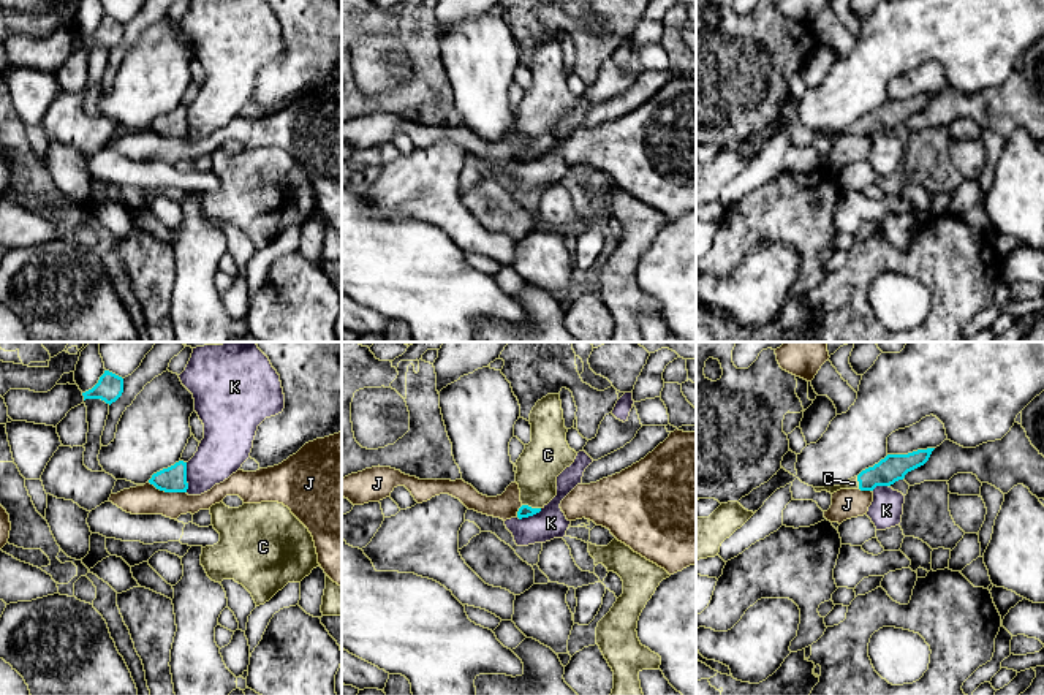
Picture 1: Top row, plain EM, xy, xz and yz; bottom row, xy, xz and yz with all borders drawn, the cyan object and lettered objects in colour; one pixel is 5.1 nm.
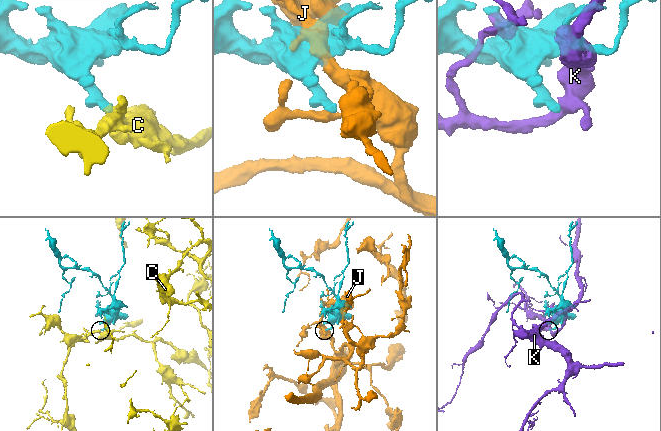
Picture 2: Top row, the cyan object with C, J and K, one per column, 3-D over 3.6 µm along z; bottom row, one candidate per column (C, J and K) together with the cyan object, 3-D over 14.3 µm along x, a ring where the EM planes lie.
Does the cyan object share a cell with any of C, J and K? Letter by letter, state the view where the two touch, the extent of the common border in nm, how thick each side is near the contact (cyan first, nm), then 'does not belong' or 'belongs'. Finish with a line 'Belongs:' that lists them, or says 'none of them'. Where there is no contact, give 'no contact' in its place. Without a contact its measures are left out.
C: contact in xz; length 100 nm; calibres 60 and 220 nm; belongs
J: contact in xy; length 200 nm; calibres 130 and 150 nm; does not belong
K: contact in xy; length 150 nm; calibres 130 and 240 nm; does not belong
Belongs: C

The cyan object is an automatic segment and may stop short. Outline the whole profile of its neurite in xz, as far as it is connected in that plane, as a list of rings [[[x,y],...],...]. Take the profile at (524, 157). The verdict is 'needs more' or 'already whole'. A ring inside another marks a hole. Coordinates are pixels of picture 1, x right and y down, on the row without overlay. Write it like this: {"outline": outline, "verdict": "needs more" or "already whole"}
{"outline": [[[547,40],[530,59],[531,87],[516,108],[522,152],[517,163],[539,158],[557,141],[557,122],[577,98],[566,87],[560,40]]], "verdict": "needs more"}

